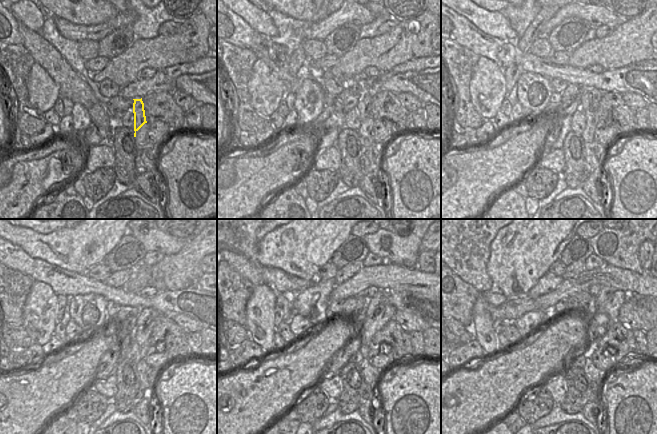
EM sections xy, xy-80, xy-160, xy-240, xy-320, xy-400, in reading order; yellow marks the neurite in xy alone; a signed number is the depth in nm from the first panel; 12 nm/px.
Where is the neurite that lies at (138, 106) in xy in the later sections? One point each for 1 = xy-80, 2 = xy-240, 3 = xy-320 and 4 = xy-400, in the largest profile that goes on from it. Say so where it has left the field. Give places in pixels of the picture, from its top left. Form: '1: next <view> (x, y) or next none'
1: next xy-80 (364, 106)
2: next xy-240 (148, 317)
3: next xy-320 (379, 313)
4: next xy-400 (611, 307)

